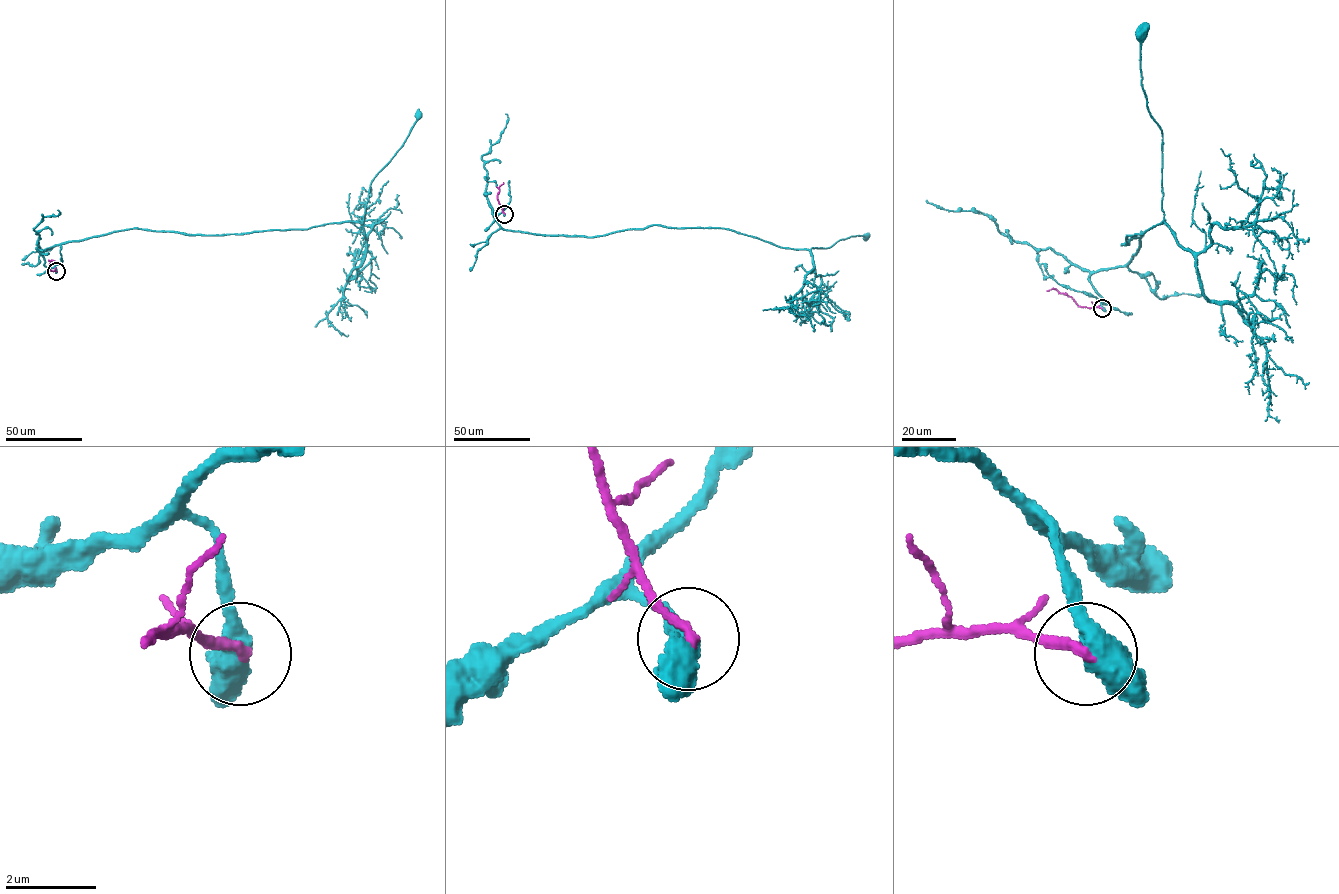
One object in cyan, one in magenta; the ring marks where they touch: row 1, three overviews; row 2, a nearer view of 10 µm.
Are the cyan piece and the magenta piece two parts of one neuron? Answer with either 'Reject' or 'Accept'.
Reject

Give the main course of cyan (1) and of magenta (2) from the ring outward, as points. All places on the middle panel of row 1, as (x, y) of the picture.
1: (505, 213), (491, 207), (502, 228), (547, 235), (727, 228), (810, 250), (866, 235)
2: (505, 213), (497, 196), (503, 182)

